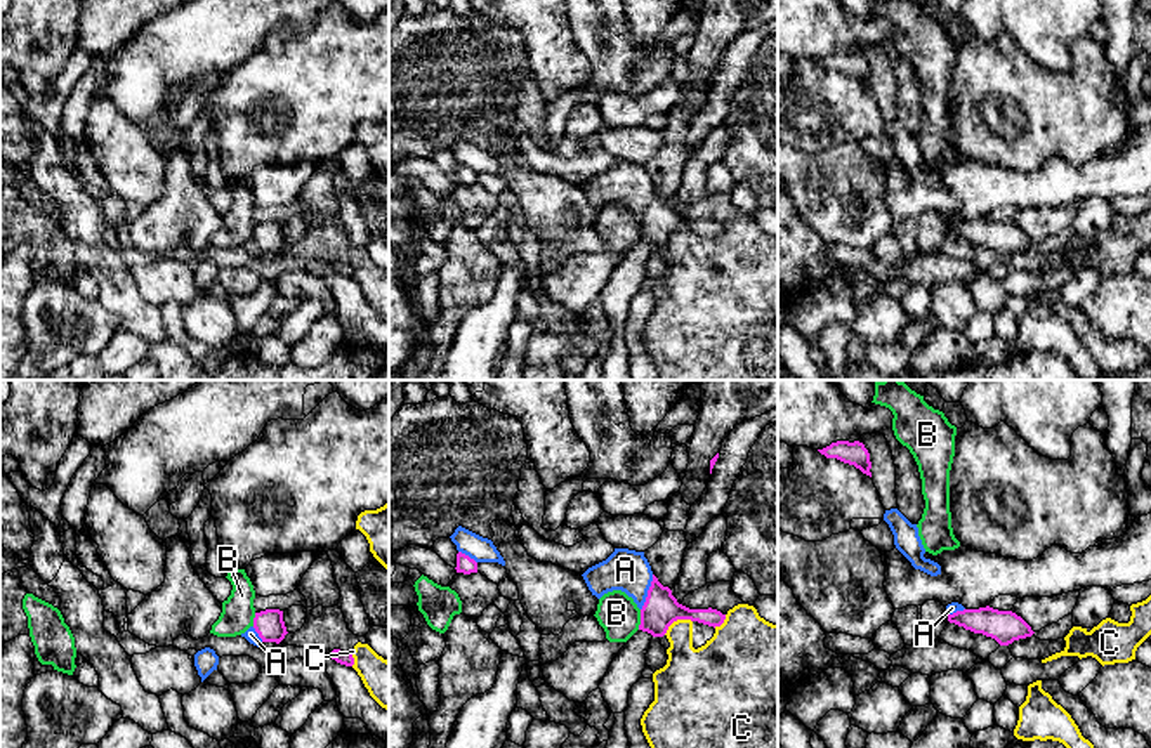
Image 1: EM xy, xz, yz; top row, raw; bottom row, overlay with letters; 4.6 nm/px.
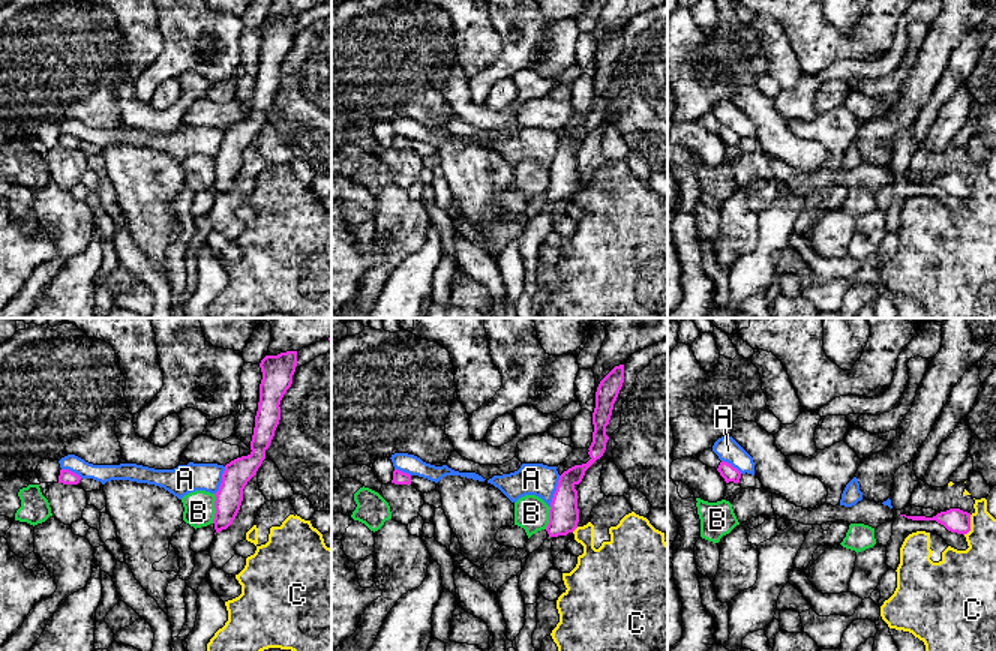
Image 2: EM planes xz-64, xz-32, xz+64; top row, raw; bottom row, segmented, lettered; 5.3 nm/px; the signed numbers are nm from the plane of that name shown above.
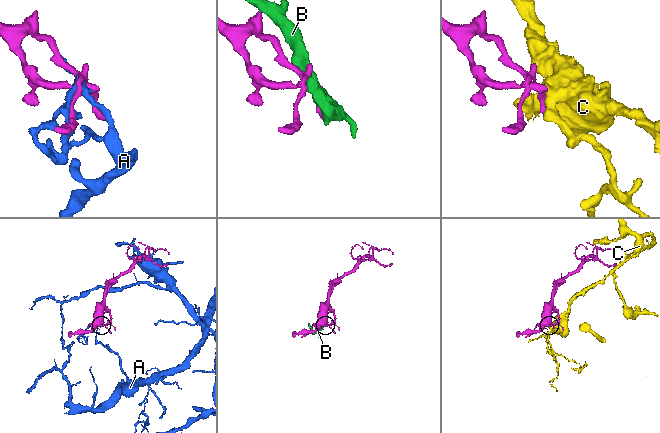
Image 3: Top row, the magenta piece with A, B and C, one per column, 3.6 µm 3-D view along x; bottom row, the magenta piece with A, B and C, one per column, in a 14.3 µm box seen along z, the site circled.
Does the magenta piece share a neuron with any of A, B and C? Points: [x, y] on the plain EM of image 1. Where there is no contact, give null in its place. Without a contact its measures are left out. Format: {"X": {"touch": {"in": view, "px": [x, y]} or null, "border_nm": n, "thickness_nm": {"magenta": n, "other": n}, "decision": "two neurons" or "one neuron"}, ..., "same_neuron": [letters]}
{"A": {"touch": {"in": "xz", "px": [648, 203]}, "border_nm": 180, "thickness_nm": {"magenta": 160, "other": 190}, "decision": "two neurons"}, "B": {"touch": {"in": "xz", "px": [641, 231]}, "border_nm": 100, "thickness_nm": {"magenta": 160, "other": 190}, "decision": "two neurons"}, "C": {"touch": {"in": "xz", "px": [676, 231]}, "border_nm": 150, "thickness_nm": {"magenta": 160, "other": 220}, "decision": "two neurons"}, "same_neuron": []}

